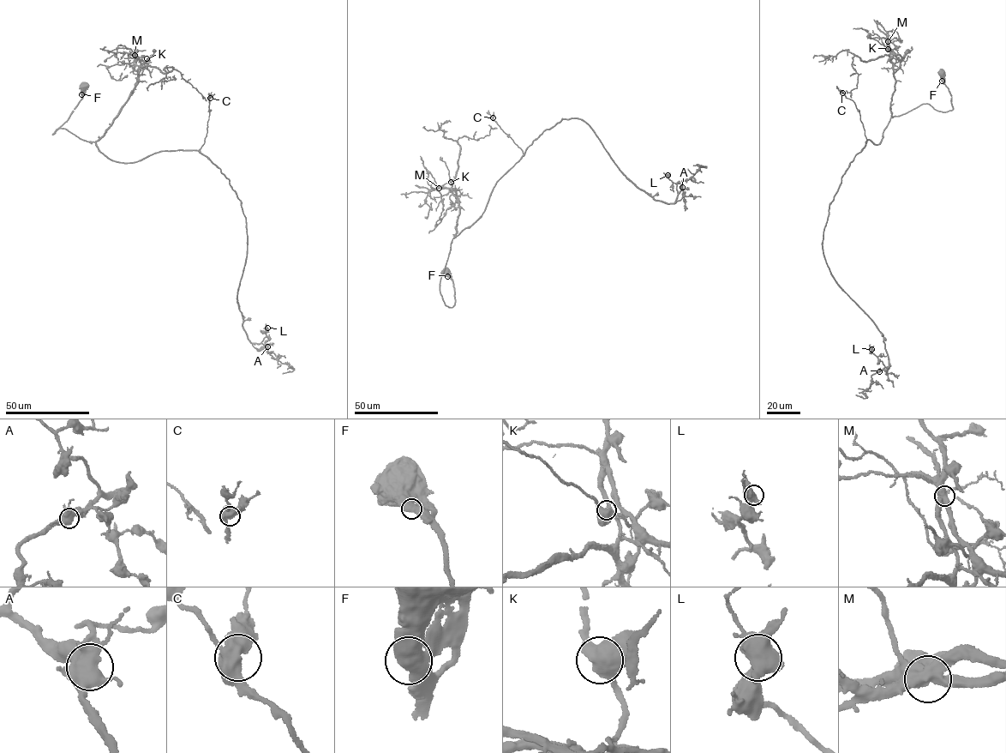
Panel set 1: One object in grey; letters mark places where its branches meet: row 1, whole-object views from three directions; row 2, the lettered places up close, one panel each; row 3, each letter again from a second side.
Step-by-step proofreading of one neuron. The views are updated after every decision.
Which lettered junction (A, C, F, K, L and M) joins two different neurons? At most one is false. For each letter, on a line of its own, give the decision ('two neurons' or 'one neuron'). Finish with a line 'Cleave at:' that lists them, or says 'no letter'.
A: one neuron
C: one neuron
F: one neuron
K: one neuron
L: one neuron
M: two neurons
Cleave at: M

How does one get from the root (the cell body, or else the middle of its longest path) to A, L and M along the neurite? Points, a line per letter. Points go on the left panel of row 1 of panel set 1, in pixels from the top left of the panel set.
A: (82, 86), (52, 134), (65, 129), (121, 162), (196, 150), (229, 179), (246, 221), (242, 328), (267, 346)
L: (82, 86), (52, 134), (121, 162), (196, 150), (229, 179), (246, 221), (242, 328), (258, 344), (267, 328)
M: (82, 86), (77, 105), (52, 134), (63, 128), (93, 141), (104, 135), (137, 82), (141, 64), (134, 55)

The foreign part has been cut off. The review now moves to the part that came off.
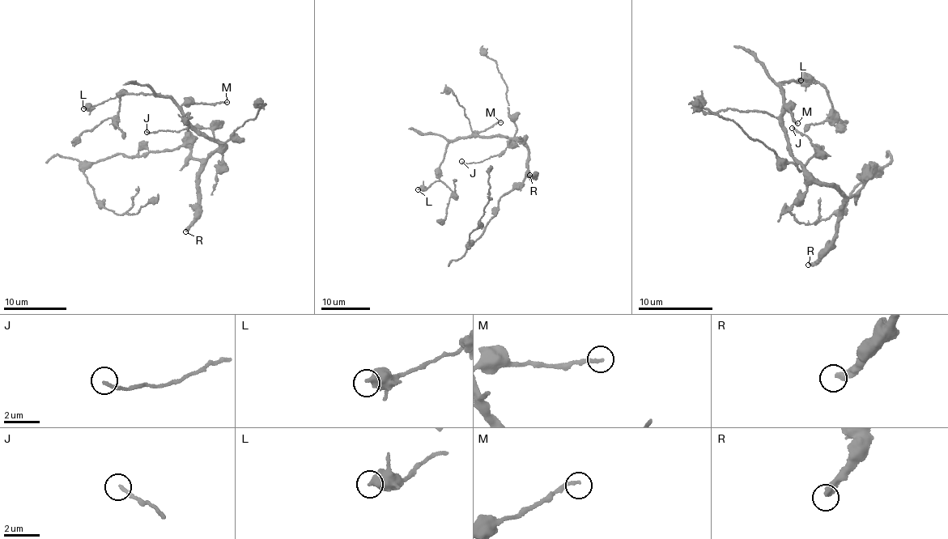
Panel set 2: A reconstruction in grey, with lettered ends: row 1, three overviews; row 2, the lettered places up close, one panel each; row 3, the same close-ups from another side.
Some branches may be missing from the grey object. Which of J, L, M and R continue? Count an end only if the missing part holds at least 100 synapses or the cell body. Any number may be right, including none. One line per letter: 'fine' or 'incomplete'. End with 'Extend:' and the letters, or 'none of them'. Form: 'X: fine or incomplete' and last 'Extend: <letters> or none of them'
J: fine
L: fine
M: fine
R: incomplete
Extend: R

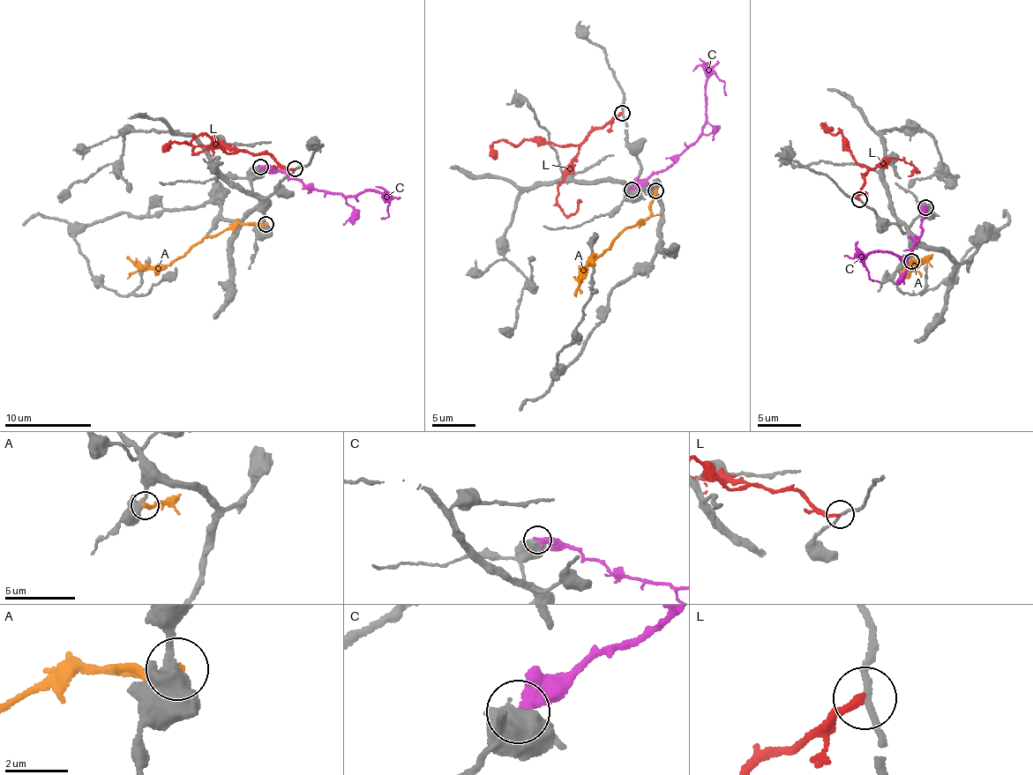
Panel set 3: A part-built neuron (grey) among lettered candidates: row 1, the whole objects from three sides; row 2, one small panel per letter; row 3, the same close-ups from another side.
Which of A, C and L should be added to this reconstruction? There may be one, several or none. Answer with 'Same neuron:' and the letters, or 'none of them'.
Same neuron: none of them

